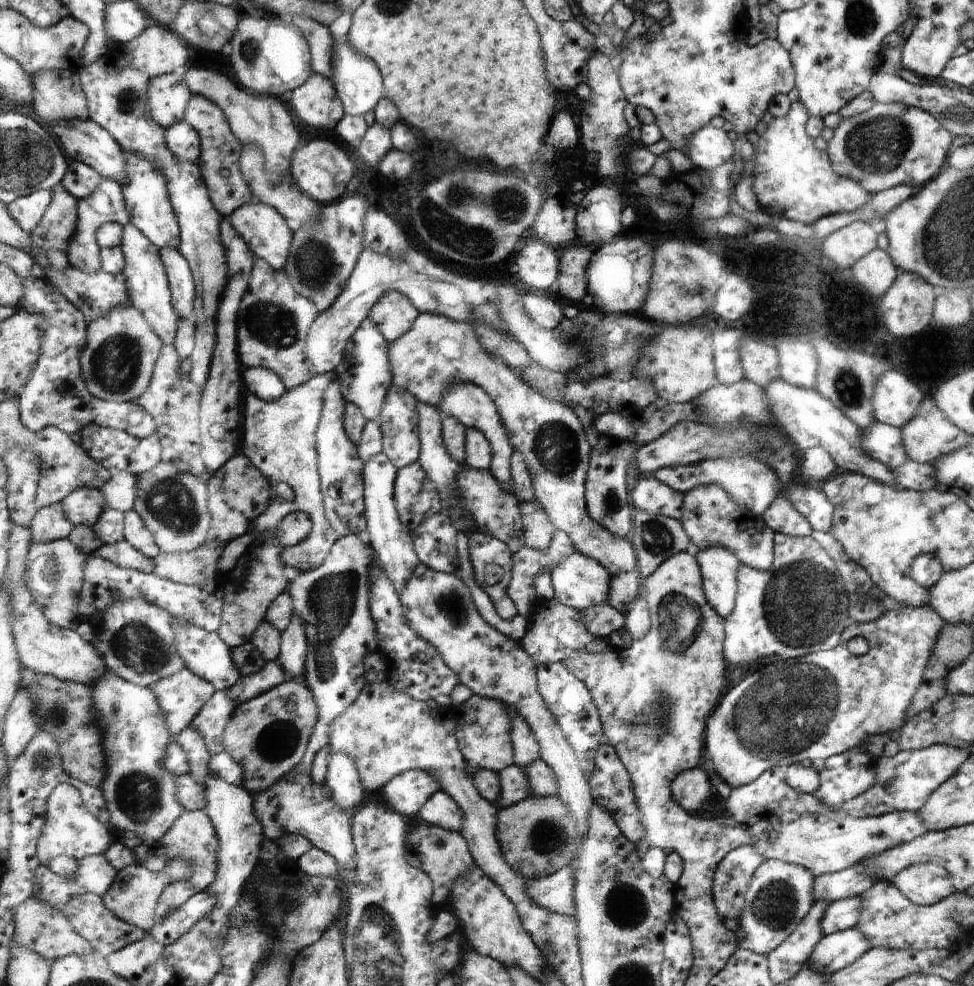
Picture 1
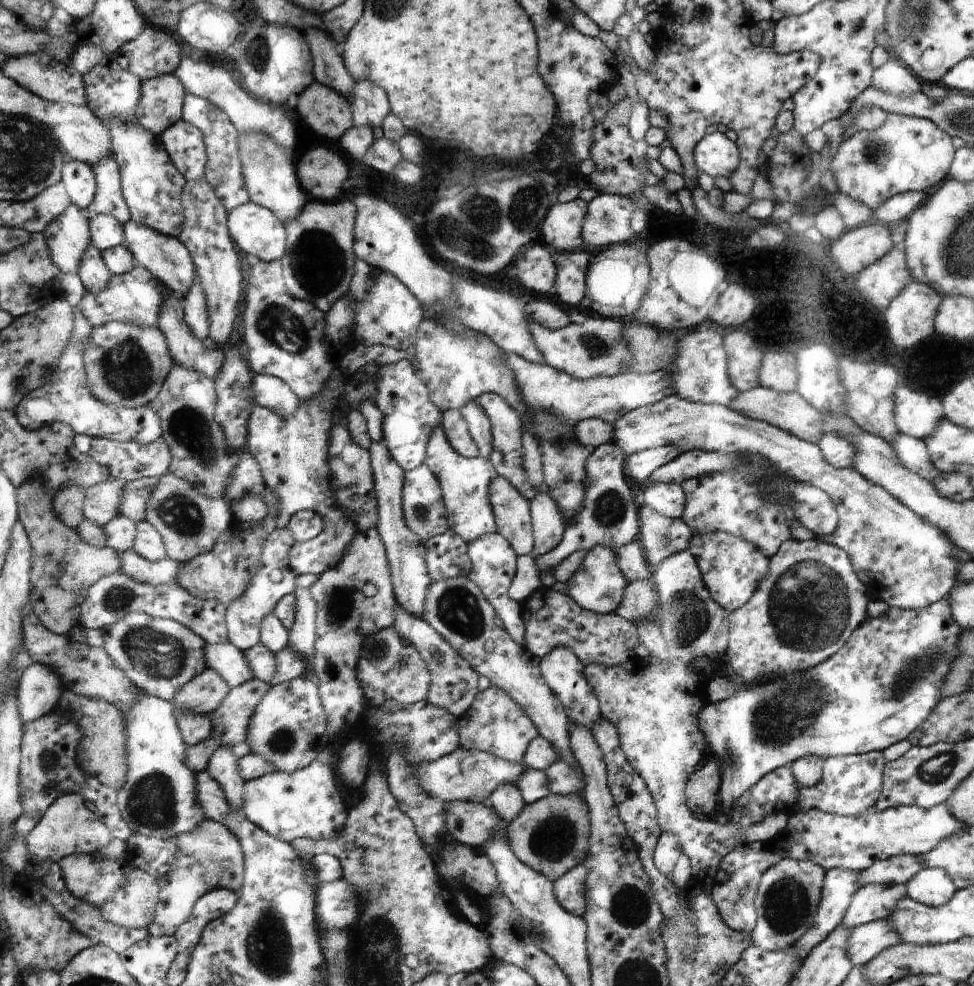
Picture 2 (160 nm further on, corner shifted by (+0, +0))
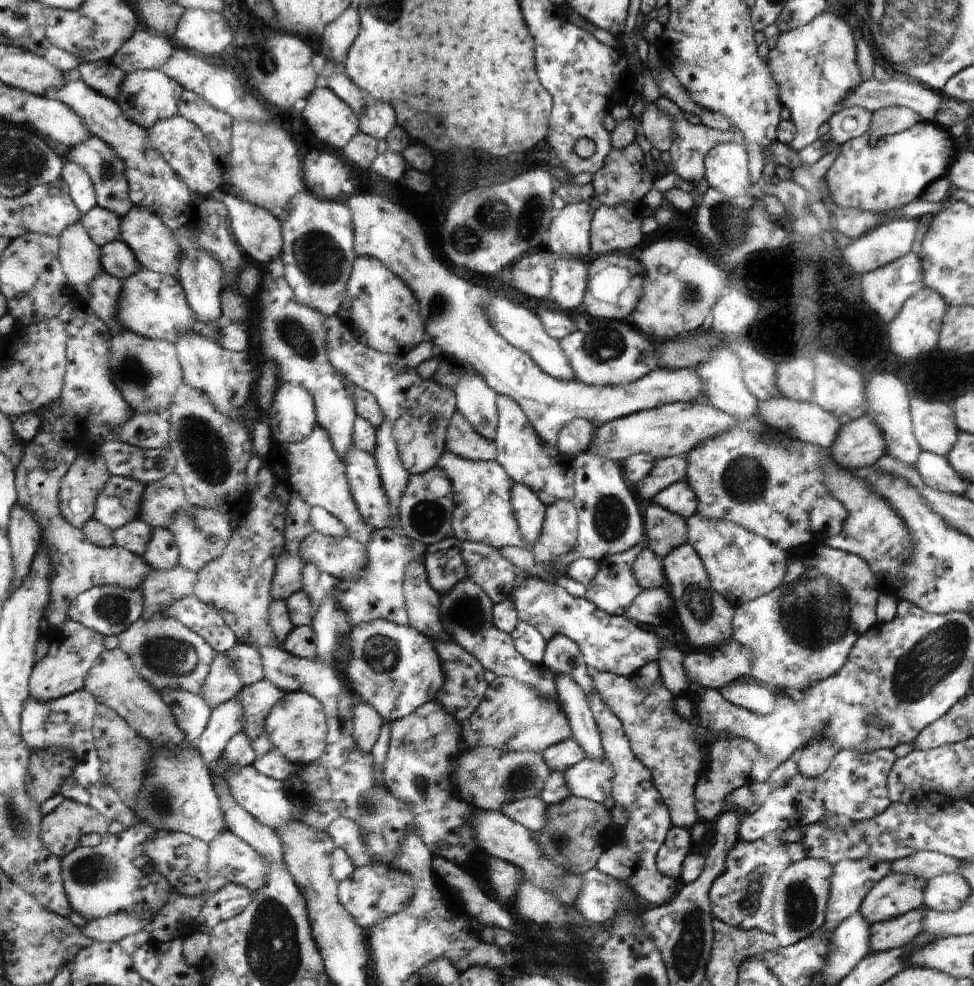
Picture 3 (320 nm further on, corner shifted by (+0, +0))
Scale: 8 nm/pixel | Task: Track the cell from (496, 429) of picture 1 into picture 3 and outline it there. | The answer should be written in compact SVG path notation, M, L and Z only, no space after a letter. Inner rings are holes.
M497 394L496 402L499 416L493 438L498 450L496 462L505 468L514 483L529 486L547 506L566 499L571 501L575 497L572 457L562 454L555 443L546 445L523 408L513 398Z

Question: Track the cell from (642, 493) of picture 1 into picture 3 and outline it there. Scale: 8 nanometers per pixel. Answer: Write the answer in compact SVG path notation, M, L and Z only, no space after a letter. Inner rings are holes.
M687 481L675 482L668 489L662 489L652 501L685 519L692 517L698 510L697 494Z

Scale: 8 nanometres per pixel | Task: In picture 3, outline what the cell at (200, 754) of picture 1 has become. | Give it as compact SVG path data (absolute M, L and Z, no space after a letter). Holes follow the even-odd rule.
M164 689L160 691L161 697L173 712L177 725L183 730L187 744L196 744L198 737L203 734L211 715L211 709L200 695L182 689Z

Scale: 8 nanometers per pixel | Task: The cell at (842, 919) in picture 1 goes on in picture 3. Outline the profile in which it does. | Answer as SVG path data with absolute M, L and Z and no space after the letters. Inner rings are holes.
M888 873L867 892L860 911L870 922L889 921L907 912L924 907L923 890L927 880L914 878L911 874Z

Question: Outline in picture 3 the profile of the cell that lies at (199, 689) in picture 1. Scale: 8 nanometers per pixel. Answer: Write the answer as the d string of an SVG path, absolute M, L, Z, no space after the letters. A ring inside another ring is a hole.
M217 653L200 695L210 708L232 700L244 688L242 678L228 653Z

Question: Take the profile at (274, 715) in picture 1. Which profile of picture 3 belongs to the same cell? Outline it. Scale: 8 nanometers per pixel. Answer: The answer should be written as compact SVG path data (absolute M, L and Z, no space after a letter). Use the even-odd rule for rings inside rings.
M294 691L285 694L285 698L269 714L266 720L267 734L275 751L284 755L290 762L306 766L317 761L328 745L328 714L314 695Z

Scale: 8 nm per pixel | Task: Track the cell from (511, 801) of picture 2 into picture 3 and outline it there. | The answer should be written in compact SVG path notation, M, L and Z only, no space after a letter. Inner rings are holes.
M526 797L521 801L507 803L502 808L501 813L513 819L514 822L521 823L522 826L527 827L531 832L538 833L549 824L548 809L549 805L542 799Z

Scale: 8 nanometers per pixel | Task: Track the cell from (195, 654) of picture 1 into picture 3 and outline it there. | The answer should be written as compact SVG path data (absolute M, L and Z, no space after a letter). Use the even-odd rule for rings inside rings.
M238 642L228 652L242 678L244 686L265 678L262 655L257 648Z

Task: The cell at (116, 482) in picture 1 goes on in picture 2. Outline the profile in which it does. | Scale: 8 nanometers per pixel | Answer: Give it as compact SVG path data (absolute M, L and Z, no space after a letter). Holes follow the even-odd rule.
M161 477L139 478L126 483L126 490L123 498L126 496L126 508L122 504L122 514L135 523L144 520L146 516L146 502L150 494L154 494L155 487L161 482Z

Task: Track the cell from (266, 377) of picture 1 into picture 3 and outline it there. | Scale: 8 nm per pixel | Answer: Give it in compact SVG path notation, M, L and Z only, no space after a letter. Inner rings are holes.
M286 381L281 382L279 388L282 390L278 390L278 402L275 398L271 407L274 410L270 410L270 414L266 414L270 420L271 436L274 436L278 442L286 442L286 444L308 438L318 424L317 407L313 394L303 386Z

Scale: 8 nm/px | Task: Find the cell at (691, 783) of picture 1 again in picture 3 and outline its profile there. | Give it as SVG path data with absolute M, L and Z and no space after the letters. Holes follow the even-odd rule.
M738 737L712 738L710 748L710 772L701 776L696 785L696 809L700 821L714 822L728 806L726 797L748 782L752 762L758 756L758 748L752 742Z

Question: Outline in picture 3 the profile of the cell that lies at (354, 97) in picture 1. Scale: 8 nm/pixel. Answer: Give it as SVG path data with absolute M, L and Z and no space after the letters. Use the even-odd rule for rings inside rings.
M384 101L369 104L360 118L360 132L372 136L377 141L384 140L398 126L396 111Z

